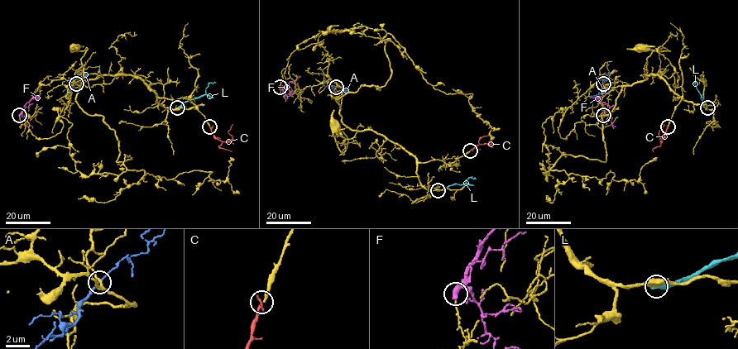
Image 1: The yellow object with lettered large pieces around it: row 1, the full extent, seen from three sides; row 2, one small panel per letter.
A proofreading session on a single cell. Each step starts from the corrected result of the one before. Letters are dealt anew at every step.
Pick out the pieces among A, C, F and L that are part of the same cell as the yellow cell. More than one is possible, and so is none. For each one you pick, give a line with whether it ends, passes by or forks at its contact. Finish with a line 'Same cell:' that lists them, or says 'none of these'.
C: It passes by
Same cell: C

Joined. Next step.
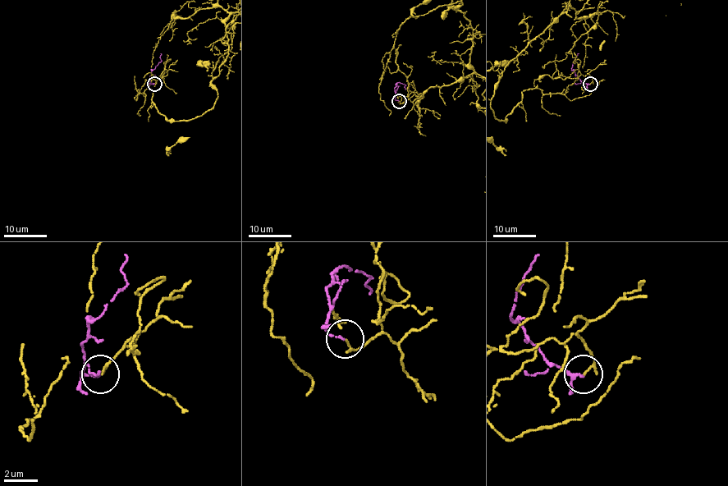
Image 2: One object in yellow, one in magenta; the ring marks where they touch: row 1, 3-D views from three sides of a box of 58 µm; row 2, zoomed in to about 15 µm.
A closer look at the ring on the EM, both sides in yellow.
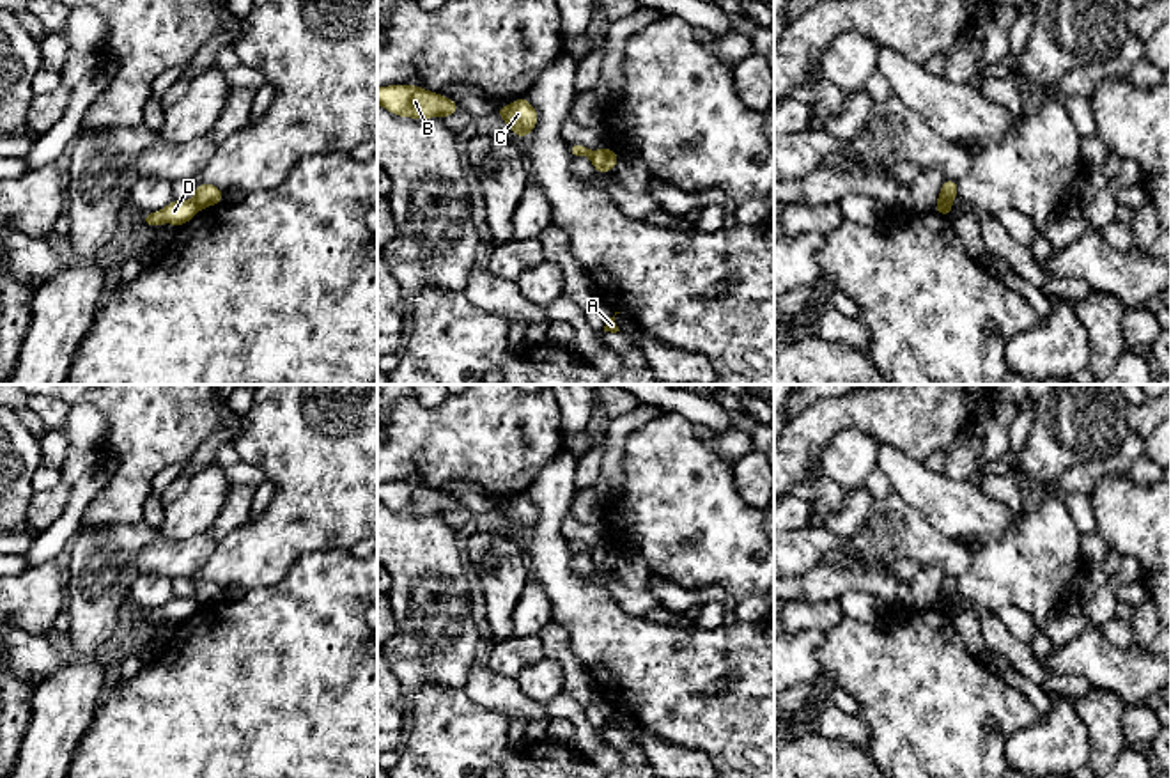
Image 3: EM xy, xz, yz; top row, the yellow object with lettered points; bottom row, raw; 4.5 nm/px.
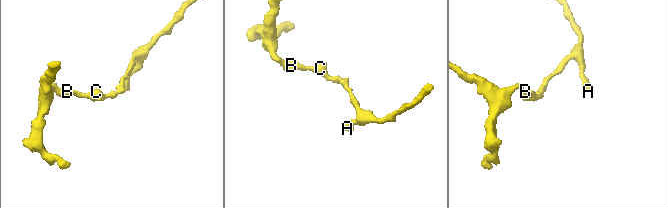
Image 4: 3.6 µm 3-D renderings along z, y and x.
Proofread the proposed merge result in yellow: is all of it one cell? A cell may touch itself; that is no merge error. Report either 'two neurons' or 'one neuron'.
two neurons

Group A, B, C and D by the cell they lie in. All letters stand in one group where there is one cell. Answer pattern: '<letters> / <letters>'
A / B C D

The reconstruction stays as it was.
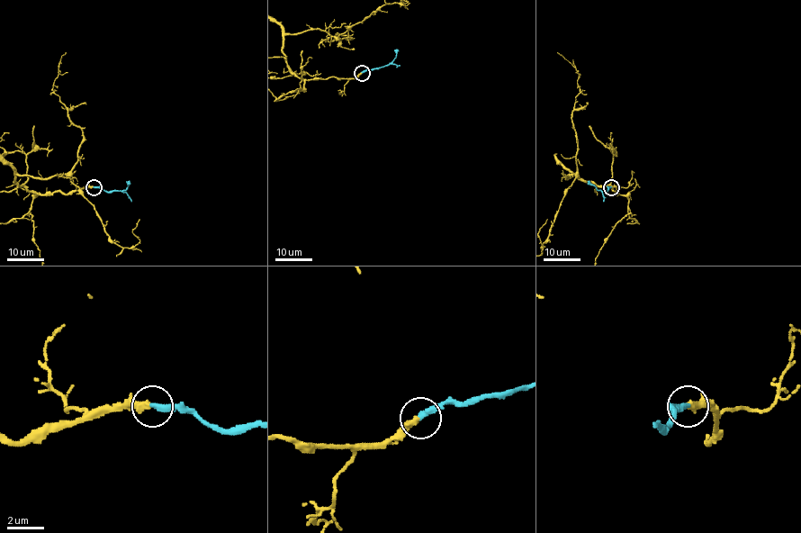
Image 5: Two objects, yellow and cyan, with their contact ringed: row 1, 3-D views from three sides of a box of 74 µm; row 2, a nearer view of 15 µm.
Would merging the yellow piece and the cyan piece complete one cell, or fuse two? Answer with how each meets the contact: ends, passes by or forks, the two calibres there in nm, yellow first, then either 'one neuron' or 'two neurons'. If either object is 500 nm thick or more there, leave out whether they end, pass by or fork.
yellow ends there; cyan ends there; 320 nm thick on the yellow side, 320 nm on the other; one neuron

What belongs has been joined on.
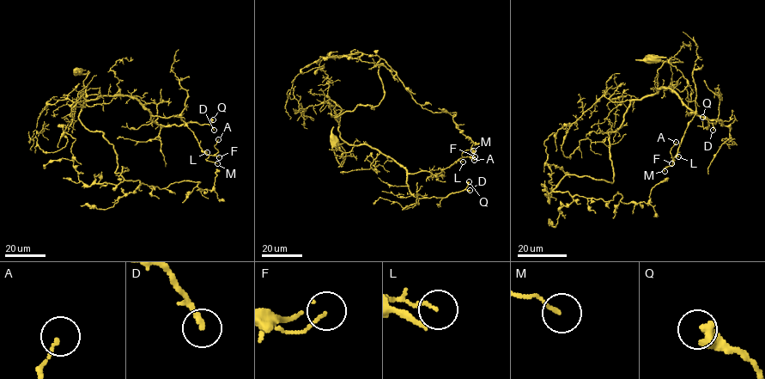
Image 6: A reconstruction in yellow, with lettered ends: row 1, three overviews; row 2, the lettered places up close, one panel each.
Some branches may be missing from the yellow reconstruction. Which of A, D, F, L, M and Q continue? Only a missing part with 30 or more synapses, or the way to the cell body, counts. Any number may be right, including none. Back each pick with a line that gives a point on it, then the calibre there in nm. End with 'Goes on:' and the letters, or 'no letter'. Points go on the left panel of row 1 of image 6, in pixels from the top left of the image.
Goes on: no letter

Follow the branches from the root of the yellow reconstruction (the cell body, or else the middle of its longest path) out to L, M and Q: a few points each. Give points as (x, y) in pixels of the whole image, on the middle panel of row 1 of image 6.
L: (333, 142), (340, 164), (345, 151), (338, 145), (343, 143), (367, 144), (409, 174), (436, 175), (463, 161)
M: (333, 142), (340, 164), (345, 151), (339, 143), (367, 144), (408, 173), (433, 175), (473, 150)
Q: (333, 142), (340, 164), (343, 143), (391, 157), (417, 198), (446, 197), (469, 181)

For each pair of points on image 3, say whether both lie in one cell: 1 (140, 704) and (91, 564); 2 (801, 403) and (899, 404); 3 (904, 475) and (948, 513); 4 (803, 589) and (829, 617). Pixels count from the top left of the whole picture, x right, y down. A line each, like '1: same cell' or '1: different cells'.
1: different cells
2: different cells
3: same cell
4: different cells

